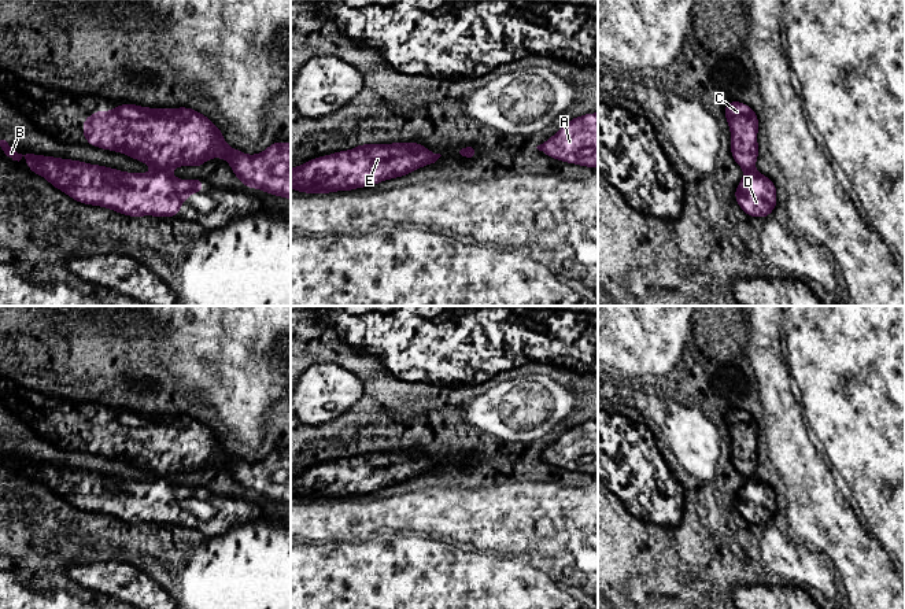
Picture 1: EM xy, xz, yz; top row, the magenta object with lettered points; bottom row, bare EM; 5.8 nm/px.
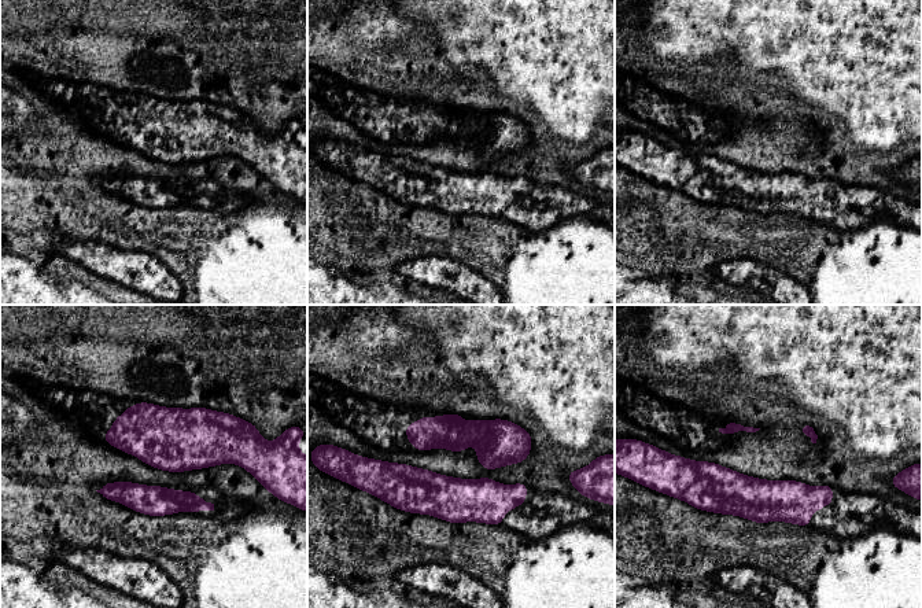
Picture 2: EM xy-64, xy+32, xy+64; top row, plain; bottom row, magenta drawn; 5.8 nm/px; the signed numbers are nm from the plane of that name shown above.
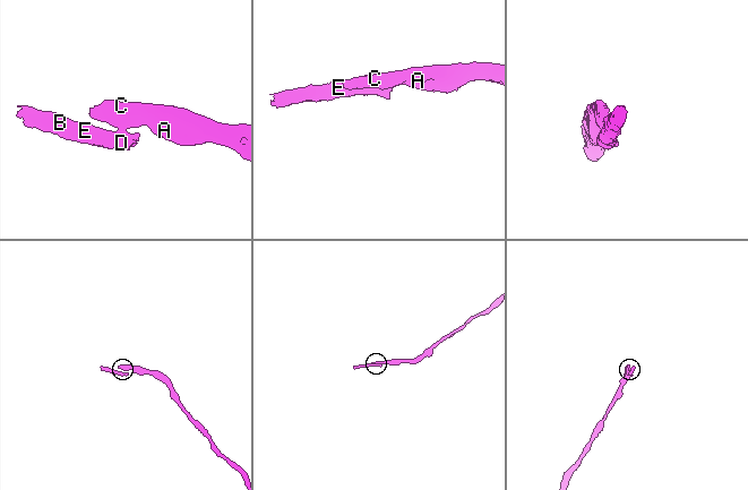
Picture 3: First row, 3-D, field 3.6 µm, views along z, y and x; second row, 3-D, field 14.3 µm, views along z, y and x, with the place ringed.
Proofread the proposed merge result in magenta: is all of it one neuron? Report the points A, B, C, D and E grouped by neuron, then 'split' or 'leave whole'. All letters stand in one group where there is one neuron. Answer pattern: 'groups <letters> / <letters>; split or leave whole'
groups A C / B D E; split

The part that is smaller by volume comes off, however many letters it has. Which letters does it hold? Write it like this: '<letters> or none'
B, D, E

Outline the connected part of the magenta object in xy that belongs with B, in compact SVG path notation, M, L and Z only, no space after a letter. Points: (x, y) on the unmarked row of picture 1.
M0 447L4 464L21 468L23 464L34 481L41 481L56 497L85 512L108 514L123 523L178 524L180 510L189 509L191 499L202 501L204 487L184 488L167 479L149 481L123 480L80 468L59 466L34 461L22 462L5 447Z

